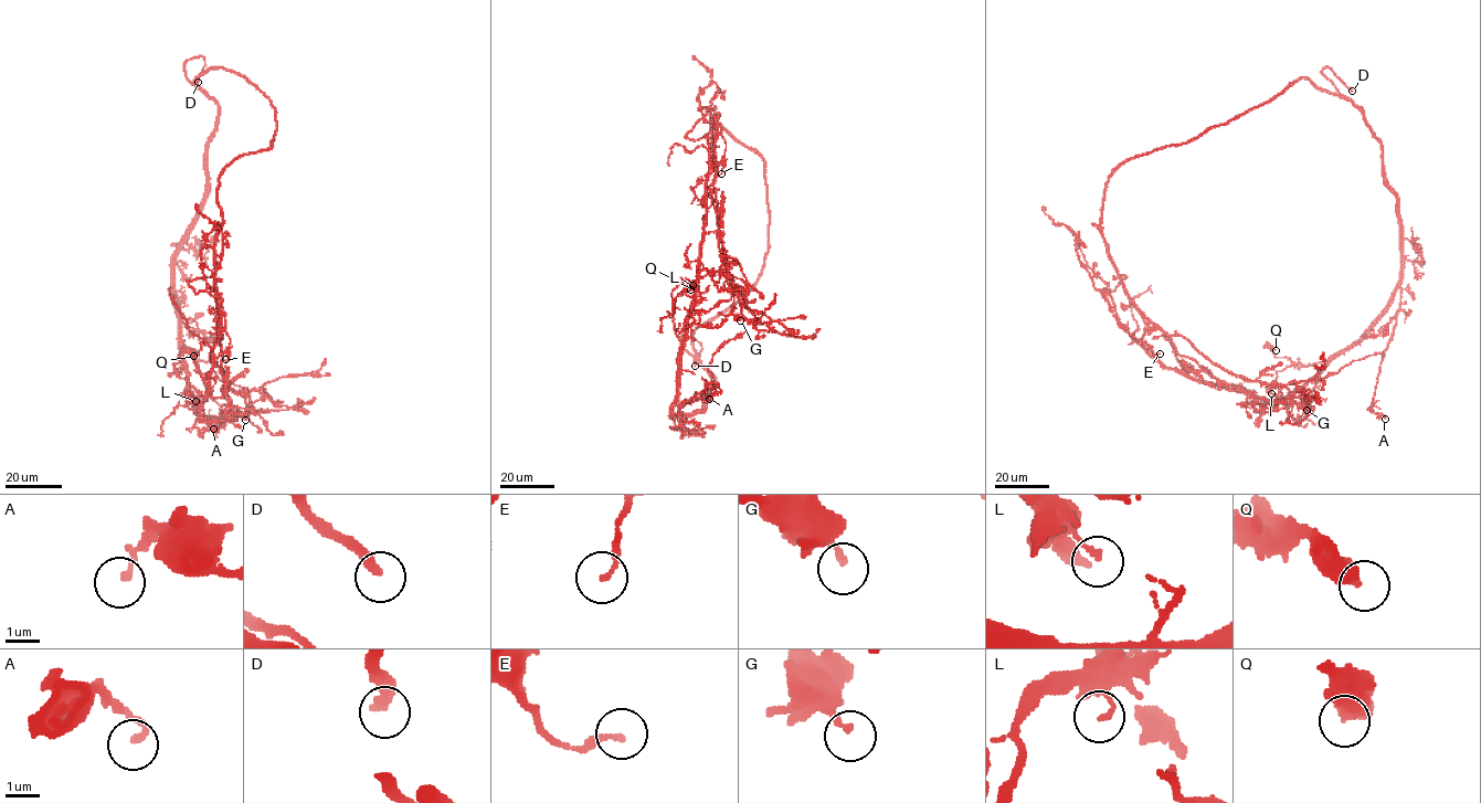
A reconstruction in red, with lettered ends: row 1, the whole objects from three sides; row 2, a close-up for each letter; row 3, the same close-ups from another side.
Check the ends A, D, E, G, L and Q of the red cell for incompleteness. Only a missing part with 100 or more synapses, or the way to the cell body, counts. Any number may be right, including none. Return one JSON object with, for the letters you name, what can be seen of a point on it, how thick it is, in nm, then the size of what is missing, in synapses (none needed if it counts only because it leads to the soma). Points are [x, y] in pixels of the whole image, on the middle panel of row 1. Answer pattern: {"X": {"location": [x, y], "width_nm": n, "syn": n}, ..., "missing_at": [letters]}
{"D": {"location": [695, 366], "width_nm": 320}, "missing_at": ["D"]}

